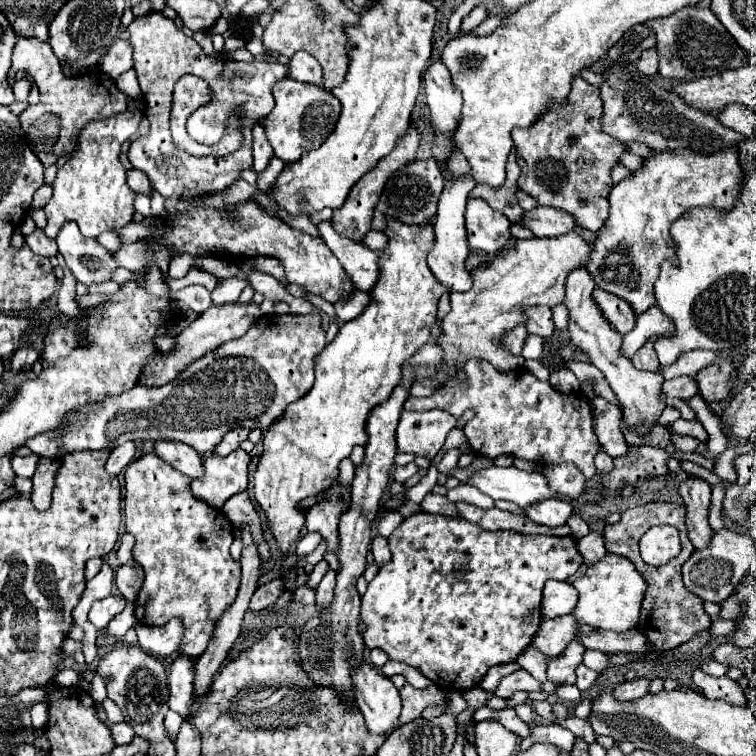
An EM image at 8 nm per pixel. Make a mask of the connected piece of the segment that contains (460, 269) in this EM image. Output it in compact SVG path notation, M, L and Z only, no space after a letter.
M454 155L454 159L450 159L450 171L456 173L458 181L448 181L444 185L440 203L438 203L438 215L436 215L436 223L434 223L434 249L428 255L428 267L432 269L434 277L446 285L450 291L468 291L472 287L470 283L470 273L466 269L466 257L470 253L470 247L466 243L466 229L464 229L464 211L466 211L466 201L468 201L468 193L474 189L474 181L470 181L466 177L468 171L468 161L462 155Z

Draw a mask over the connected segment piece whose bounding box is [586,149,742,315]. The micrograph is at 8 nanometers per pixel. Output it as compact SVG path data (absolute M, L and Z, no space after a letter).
M684 149L664 153L654 151L654 157L646 159L640 171L634 171L630 179L614 185L608 195L608 221L602 231L598 231L596 249L586 263L594 283L600 289L630 303L636 315L656 307L654 283L660 275L660 265L664 261L676 263L674 239L670 237L672 221L686 215L692 207L714 207L718 211L730 211L730 207L734 207L738 201L740 183L742 169L736 149L708 157Z

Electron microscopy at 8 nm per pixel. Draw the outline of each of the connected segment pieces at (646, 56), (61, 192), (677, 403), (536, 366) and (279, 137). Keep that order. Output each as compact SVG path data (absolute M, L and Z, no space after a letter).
M646 49L642 51L638 63L636 63L636 69L638 73L642 75L656 75L656 69L658 69L658 55L656 55L656 49Z
M124 111L110 119L96 119L82 129L80 147L72 159L58 169L52 183L52 199L44 207L48 217L44 233L50 239L54 239L60 227L68 221L78 223L84 237L98 237L104 231L118 231L120 227L132 223L136 193L126 183L126 169L122 167L118 155L122 151L122 143L136 135L140 119L142 113Z
M676 377L676 379L664 381L662 393L670 405L680 409L682 419L696 419L694 409L688 405L688 399L698 395L698 385L694 377Z
M526 361L524 367L526 367L534 377L538 377L540 381L548 381L548 377L550 377L550 369L548 369L542 361Z
M290 77L278 81L272 93L276 105L270 115L262 121L262 127L274 149L274 155L284 163L294 163L306 149L318 149L328 139L340 115L340 101L322 87L312 87Z

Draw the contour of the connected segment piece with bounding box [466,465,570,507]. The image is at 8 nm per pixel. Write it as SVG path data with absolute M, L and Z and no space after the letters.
M484 467L476 471L466 485L474 485L482 493L490 495L492 499L508 499L520 507L528 507L548 497L570 501L554 491L548 489L546 477L542 473L528 473L516 467Z

